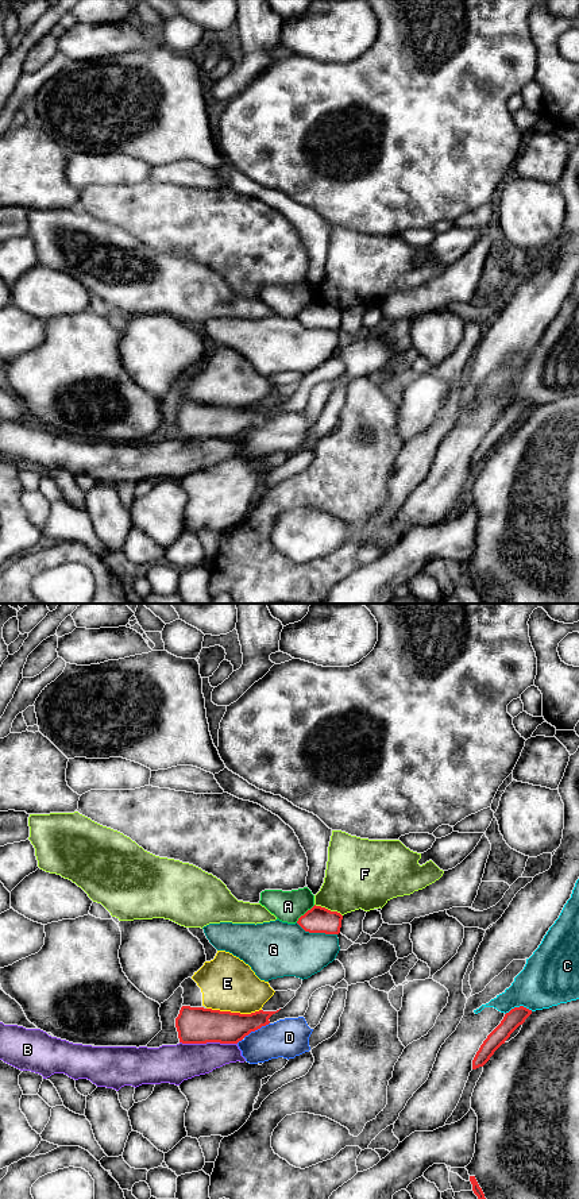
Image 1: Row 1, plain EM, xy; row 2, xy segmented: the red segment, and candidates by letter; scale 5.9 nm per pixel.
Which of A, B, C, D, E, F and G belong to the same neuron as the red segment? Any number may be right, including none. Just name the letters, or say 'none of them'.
none of them

